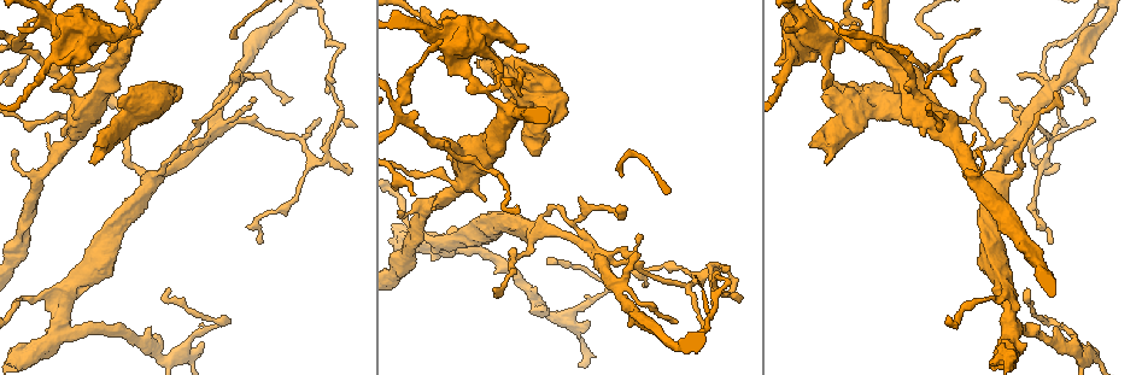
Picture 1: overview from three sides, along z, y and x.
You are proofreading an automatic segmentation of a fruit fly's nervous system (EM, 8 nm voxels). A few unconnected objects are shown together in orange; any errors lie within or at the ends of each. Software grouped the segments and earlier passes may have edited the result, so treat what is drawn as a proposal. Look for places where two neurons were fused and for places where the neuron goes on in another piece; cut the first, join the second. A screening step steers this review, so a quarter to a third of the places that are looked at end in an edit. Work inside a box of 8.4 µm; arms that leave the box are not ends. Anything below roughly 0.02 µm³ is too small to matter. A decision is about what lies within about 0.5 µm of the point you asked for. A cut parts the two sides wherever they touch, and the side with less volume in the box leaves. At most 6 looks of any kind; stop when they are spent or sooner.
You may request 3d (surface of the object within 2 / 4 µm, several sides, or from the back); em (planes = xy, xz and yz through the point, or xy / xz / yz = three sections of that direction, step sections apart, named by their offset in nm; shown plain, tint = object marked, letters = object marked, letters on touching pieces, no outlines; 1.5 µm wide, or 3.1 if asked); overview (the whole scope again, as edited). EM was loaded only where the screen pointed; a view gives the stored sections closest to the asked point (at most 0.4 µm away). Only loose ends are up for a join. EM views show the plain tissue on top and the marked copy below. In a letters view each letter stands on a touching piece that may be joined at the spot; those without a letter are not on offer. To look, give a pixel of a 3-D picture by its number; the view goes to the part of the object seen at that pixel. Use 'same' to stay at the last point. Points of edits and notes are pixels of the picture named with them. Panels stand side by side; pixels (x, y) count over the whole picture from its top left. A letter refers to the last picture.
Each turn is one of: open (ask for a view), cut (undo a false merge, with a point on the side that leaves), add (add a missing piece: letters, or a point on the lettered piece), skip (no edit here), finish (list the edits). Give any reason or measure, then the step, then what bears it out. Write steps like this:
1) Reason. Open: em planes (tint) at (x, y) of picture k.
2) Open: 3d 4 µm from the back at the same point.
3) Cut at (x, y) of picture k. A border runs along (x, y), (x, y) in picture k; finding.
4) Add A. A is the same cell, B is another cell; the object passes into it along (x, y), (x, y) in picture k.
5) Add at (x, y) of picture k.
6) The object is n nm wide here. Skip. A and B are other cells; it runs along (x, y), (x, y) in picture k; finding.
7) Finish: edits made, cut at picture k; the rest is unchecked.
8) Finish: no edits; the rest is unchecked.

Tapers out. Open: em planes (letters) at (975, 69) of picture 1.

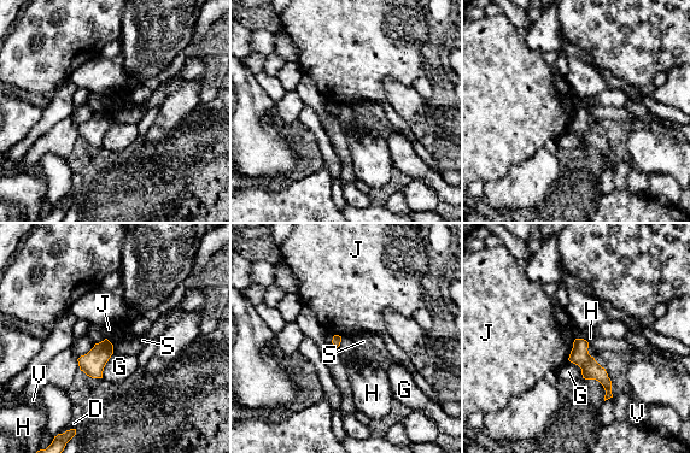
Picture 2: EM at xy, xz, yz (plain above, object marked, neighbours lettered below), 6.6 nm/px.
Skip. D, G, H, J, S and V are other cells; a border runs along (341, 336), (341, 341), (337, 347) in picture 2; no lettered piece goes on from it.

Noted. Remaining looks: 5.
Free end. Open: 3d 4 µm at (1057, 163) of picture 1.

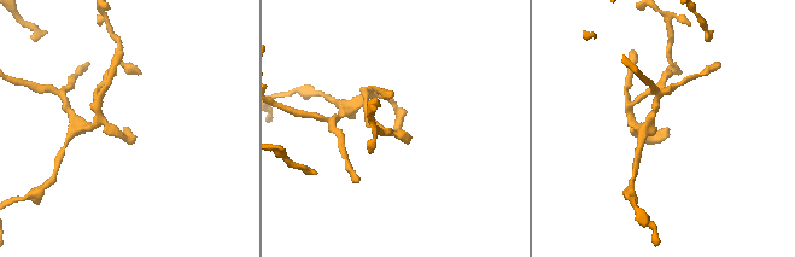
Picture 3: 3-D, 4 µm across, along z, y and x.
Now the EM. Open: em yz step 8 (letters) at (396, 131) of picture 3.

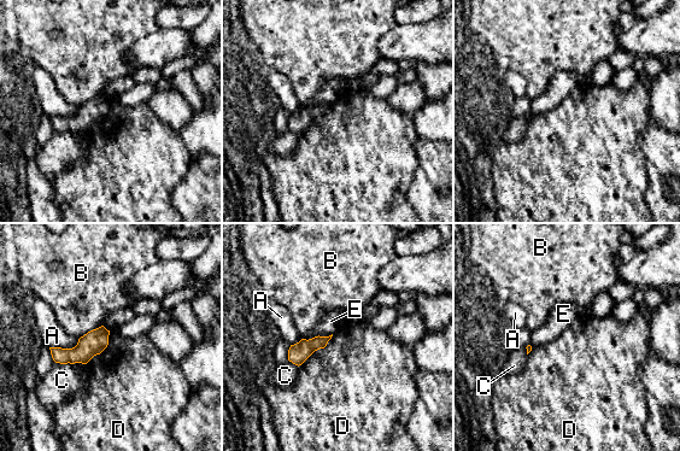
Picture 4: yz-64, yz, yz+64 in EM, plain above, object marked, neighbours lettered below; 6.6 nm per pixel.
Open: em xy step 4 (letters) at the same point.

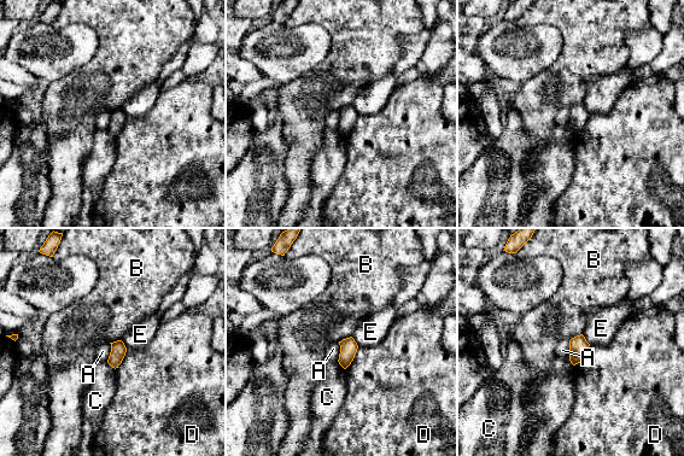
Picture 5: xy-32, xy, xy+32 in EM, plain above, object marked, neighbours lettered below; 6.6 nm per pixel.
Skip. A, B, C, D and E are other cells; a border runs along (110, 343), (110, 355), (106, 361) in picture 5; none of them fits.

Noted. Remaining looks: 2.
Long arm stops here. Open: 3d 4 µm at (164, 292) of picture 1.

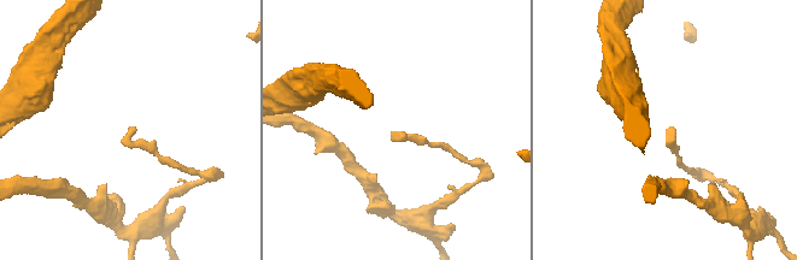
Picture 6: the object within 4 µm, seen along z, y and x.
Now the EM. Open: em planes (letters) at (395, 139) of picture 6.

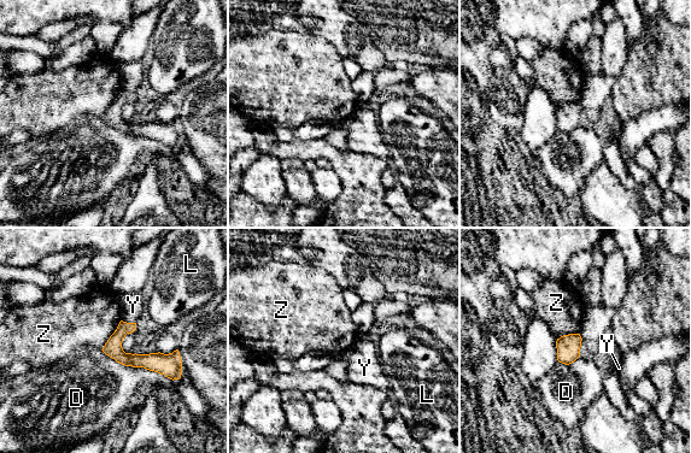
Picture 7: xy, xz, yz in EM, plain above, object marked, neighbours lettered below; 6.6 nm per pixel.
Skip. D, L, Y and Z are other cells; it runs along (106, 348), (167, 364), (177, 375) in picture 7; none of them fits.

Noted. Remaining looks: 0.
Finish: no edits; the rest is unchecked.

